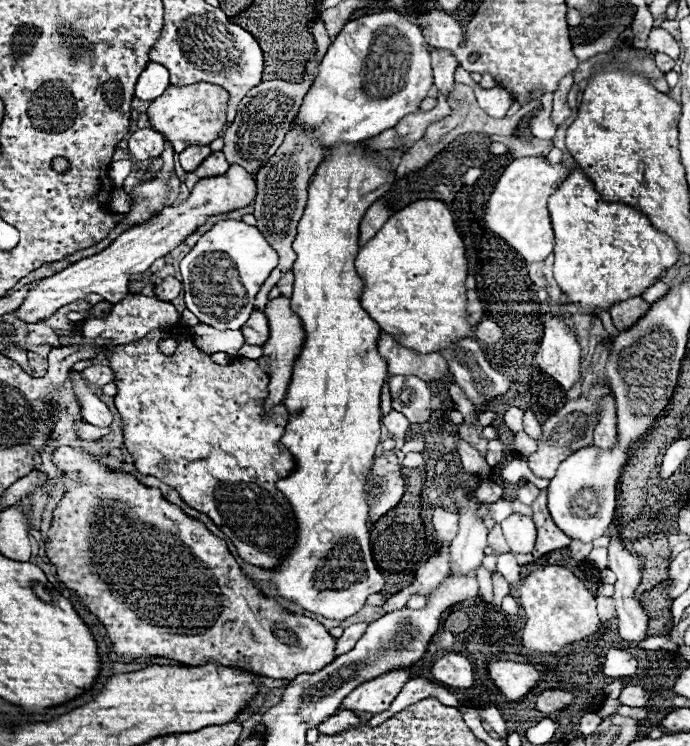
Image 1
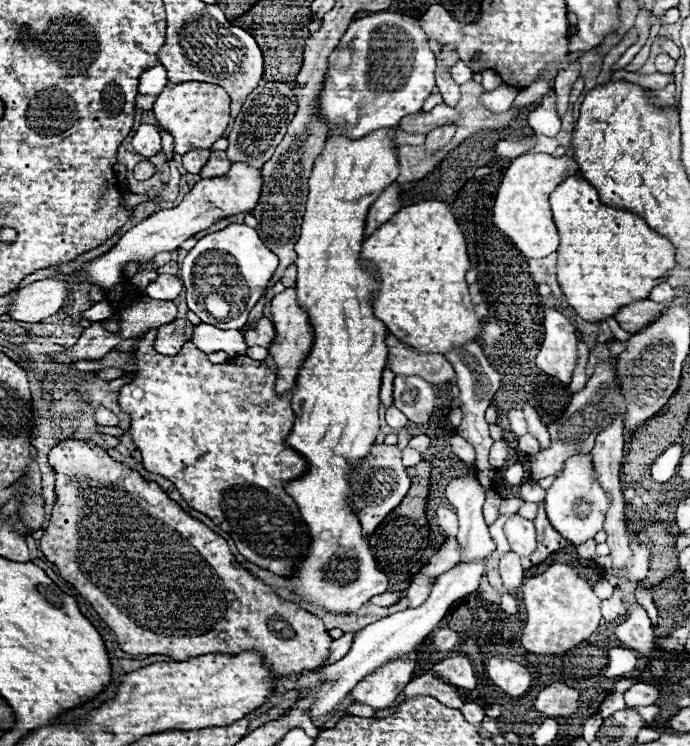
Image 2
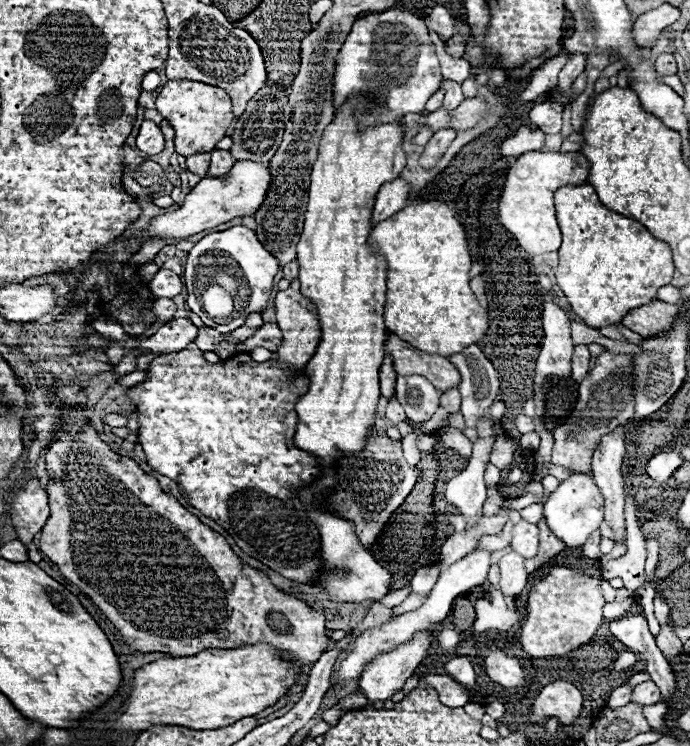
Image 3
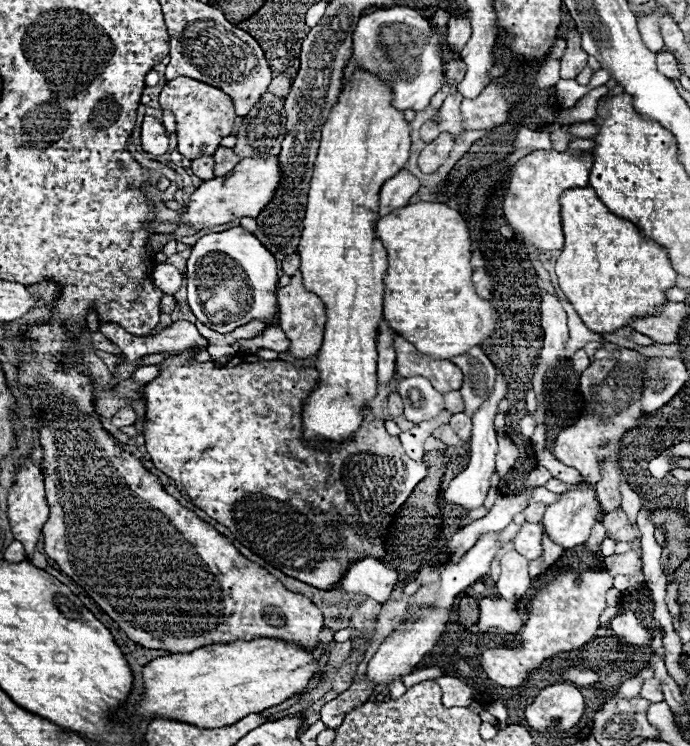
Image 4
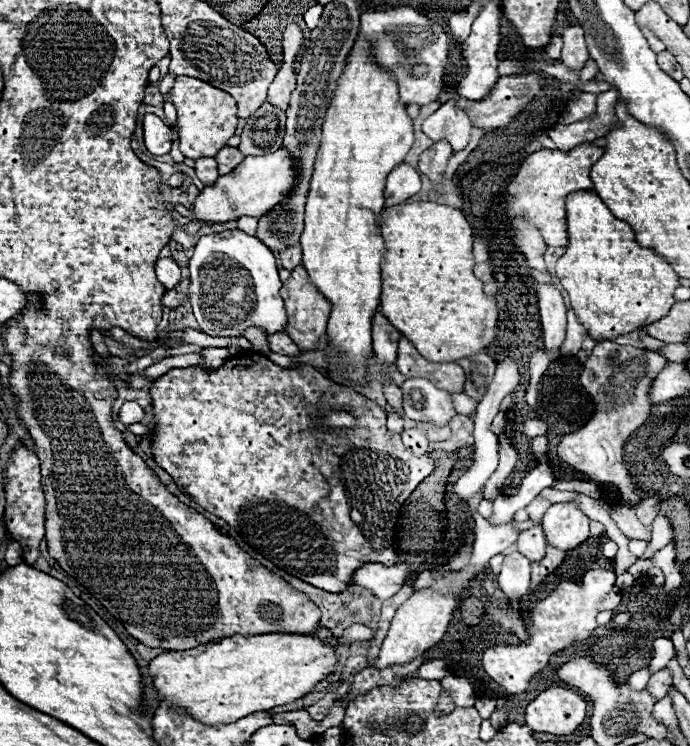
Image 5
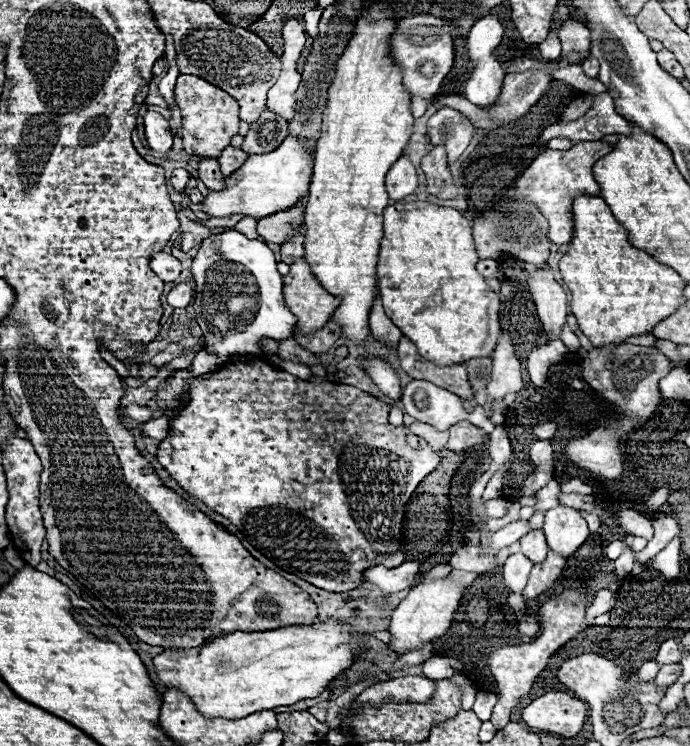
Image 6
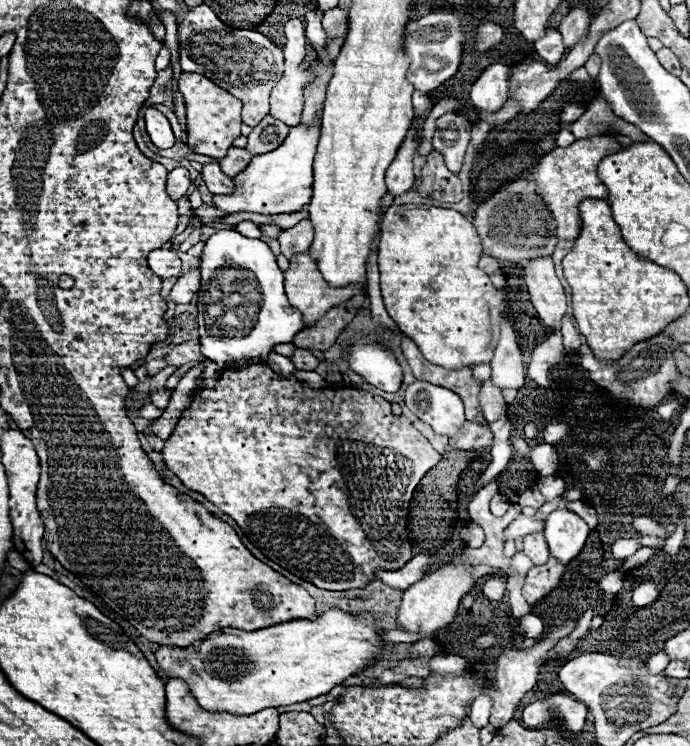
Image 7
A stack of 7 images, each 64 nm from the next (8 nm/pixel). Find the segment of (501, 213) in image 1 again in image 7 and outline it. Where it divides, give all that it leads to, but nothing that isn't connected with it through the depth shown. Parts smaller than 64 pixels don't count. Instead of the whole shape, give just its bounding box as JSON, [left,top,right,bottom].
[532,136,624,240]

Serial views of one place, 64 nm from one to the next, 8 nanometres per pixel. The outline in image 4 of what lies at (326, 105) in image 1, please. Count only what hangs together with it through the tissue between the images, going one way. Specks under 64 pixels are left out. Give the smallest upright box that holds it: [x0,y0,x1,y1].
[344,6,444,110]

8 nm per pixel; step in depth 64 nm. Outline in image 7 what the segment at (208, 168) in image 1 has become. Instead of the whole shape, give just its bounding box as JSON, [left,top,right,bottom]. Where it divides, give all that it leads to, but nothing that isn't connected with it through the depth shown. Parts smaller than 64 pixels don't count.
[220,148,250,176]

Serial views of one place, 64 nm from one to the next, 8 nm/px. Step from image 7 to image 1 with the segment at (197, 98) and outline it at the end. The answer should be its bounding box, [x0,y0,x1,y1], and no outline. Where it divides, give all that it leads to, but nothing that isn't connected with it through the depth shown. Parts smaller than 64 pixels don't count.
[148,82,228,152]

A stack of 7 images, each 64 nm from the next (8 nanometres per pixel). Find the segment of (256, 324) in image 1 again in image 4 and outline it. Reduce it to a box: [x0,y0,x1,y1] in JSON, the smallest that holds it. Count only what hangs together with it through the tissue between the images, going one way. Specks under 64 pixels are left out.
[232,326,290,354]

